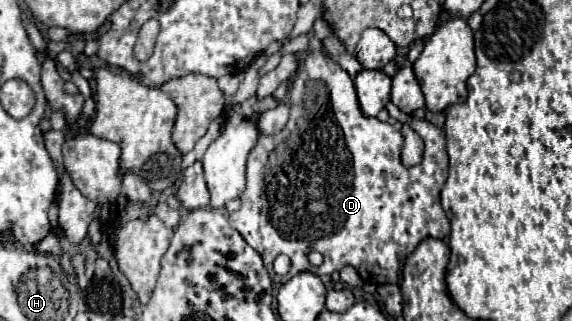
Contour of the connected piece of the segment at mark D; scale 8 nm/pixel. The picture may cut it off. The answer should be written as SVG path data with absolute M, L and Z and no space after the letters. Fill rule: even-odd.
M311 53L305 59L305 67L293 85L297 85L297 89L305 89L303 115L297 119L297 129L289 135L287 141L277 147L273 143L273 135L259 135L259 141L247 161L247 189L239 197L241 209L229 215L231 227L237 229L241 237L261 255L275 283L287 283L301 271L315 273L323 283L329 283L329 277L335 271L341 271L345 265L355 267L365 283L397 283L401 269L399 265L407 255L411 255L421 239L443 239L449 235L449 219L441 207L439 197L441 187L447 179L445 131L425 119L411 117L409 125L425 141L425 151L419 165L405 169L399 159L403 125L399 121L383 123L375 117L363 117L349 73L343 71L333 59L327 55ZM311 251L319 251L325 257L325 263L321 267L309 263ZM281 253L291 259L291 269L287 275L277 275L273 271L273 261Z

